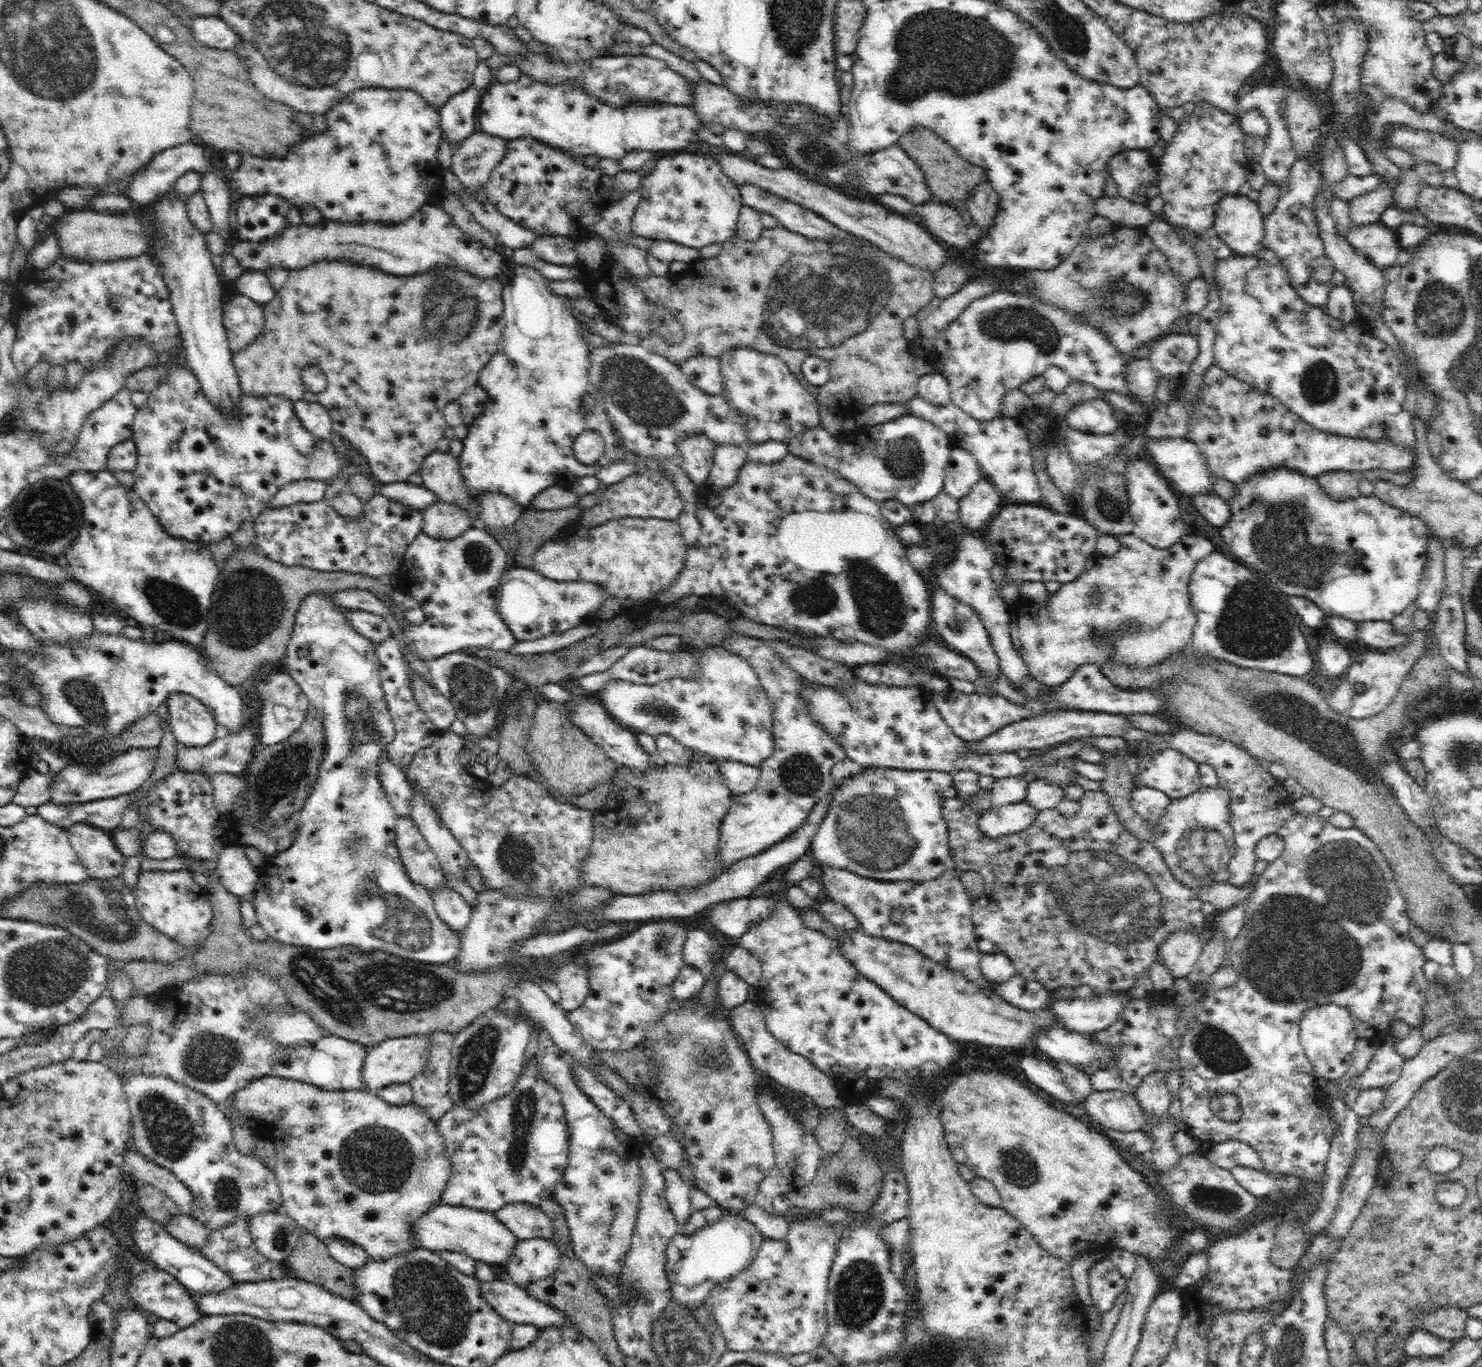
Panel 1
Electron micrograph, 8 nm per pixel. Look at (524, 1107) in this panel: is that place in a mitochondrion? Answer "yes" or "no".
yes

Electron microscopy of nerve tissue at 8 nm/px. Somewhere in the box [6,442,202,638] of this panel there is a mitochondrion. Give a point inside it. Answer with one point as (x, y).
(45, 512)

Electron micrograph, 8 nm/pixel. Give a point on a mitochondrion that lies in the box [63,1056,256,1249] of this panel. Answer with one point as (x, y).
(168, 1128)

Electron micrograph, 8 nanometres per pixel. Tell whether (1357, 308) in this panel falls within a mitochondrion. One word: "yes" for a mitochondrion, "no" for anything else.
no

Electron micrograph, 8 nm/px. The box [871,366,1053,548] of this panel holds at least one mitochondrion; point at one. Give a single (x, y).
(903, 458)

